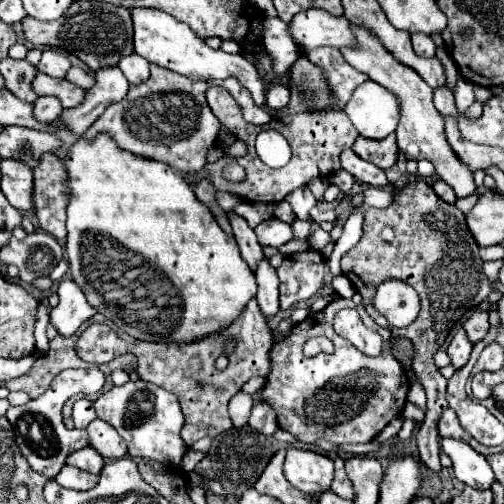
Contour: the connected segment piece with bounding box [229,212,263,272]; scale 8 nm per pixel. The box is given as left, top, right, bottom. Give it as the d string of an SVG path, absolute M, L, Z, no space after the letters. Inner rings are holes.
M229 212L229 220L231 220L231 226L233 226L233 236L241 248L241 254L243 254L243 260L247 262L247 266L255 272L259 260L263 258L263 250L261 250L261 244L255 236L255 232L247 226L247 222L237 216L237 214L231 214Z

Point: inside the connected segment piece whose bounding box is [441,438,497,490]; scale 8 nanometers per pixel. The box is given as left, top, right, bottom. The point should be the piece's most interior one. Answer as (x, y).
(471, 468)

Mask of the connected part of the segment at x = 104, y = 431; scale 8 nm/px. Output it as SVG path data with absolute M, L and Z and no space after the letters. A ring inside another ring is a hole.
M97 418L87 428L87 432L89 432L89 438L91 438L91 446L97 448L103 458L119 460L119 458L127 456L127 444L123 444L123 440L117 436L117 432L107 422Z

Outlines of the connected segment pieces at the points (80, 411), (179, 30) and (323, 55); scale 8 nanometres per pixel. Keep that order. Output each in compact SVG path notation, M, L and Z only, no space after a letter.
M83 398L83 400L77 400L73 404L73 422L75 422L75 428L87 428L95 418L97 418L97 414L95 414L93 402Z
M133 8L133 26L135 26L135 52L143 56L149 64L159 64L171 72L179 72L191 80L225 80L237 78L239 84L251 94L257 106L265 106L265 88L263 80L257 74L257 68L243 54L227 54L221 48L209 48L199 36L191 32L191 28L173 16L151 10L151 8Z
M327 46L312 50L301 48L299 52L307 56L313 64L319 64L319 68L323 68L323 76L327 80L327 86L331 86L331 96L337 108L345 108L347 100L351 98L351 92L367 80L367 76L349 66L341 52L335 48Z

